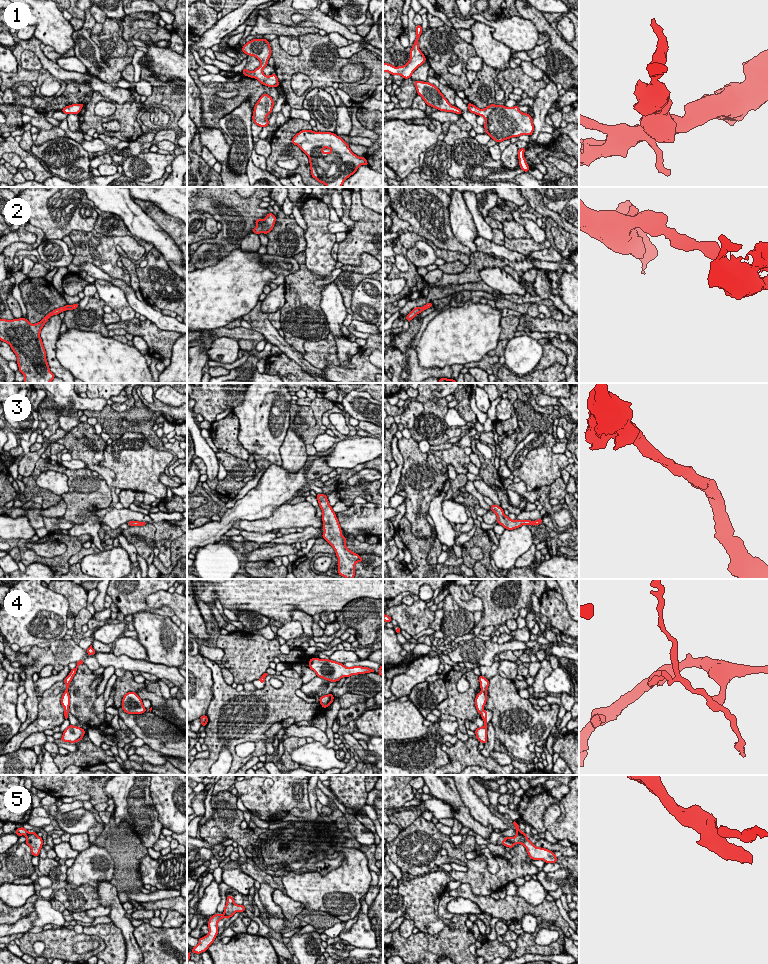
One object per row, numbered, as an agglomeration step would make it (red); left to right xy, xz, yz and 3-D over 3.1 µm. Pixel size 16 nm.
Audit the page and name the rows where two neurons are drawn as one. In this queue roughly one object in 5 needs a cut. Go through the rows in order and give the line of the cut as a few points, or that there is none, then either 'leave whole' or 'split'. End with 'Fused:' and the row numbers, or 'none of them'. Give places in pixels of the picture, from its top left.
1: no cut | leave whole
2: no cut | leave whole
3: no cut | leave whole
4: no cut | leave whole
5: xy (29, 832), (26, 836) | split
Fused: 5

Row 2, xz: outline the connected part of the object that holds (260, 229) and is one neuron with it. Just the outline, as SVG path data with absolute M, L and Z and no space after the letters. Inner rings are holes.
M268 213L265 219L257 219L255 220L255 224L257 225L252 232L256 234L264 233L267 235L270 231L272 231L274 224L276 222L276 216L273 213Z

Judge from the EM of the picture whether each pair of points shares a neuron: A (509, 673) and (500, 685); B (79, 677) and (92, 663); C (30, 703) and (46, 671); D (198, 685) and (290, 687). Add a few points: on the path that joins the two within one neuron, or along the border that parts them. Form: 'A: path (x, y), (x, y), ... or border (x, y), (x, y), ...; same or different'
A: border (498, 673), (513, 681); different
B: border (84, 663), (93, 671); different
C: border (54, 667), (45, 665), (38, 673); different
D: border (203, 663), (212, 678), (208, 708); different

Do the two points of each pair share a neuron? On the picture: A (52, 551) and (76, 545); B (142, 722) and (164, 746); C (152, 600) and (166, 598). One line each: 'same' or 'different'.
A: different
B: same
C: same

